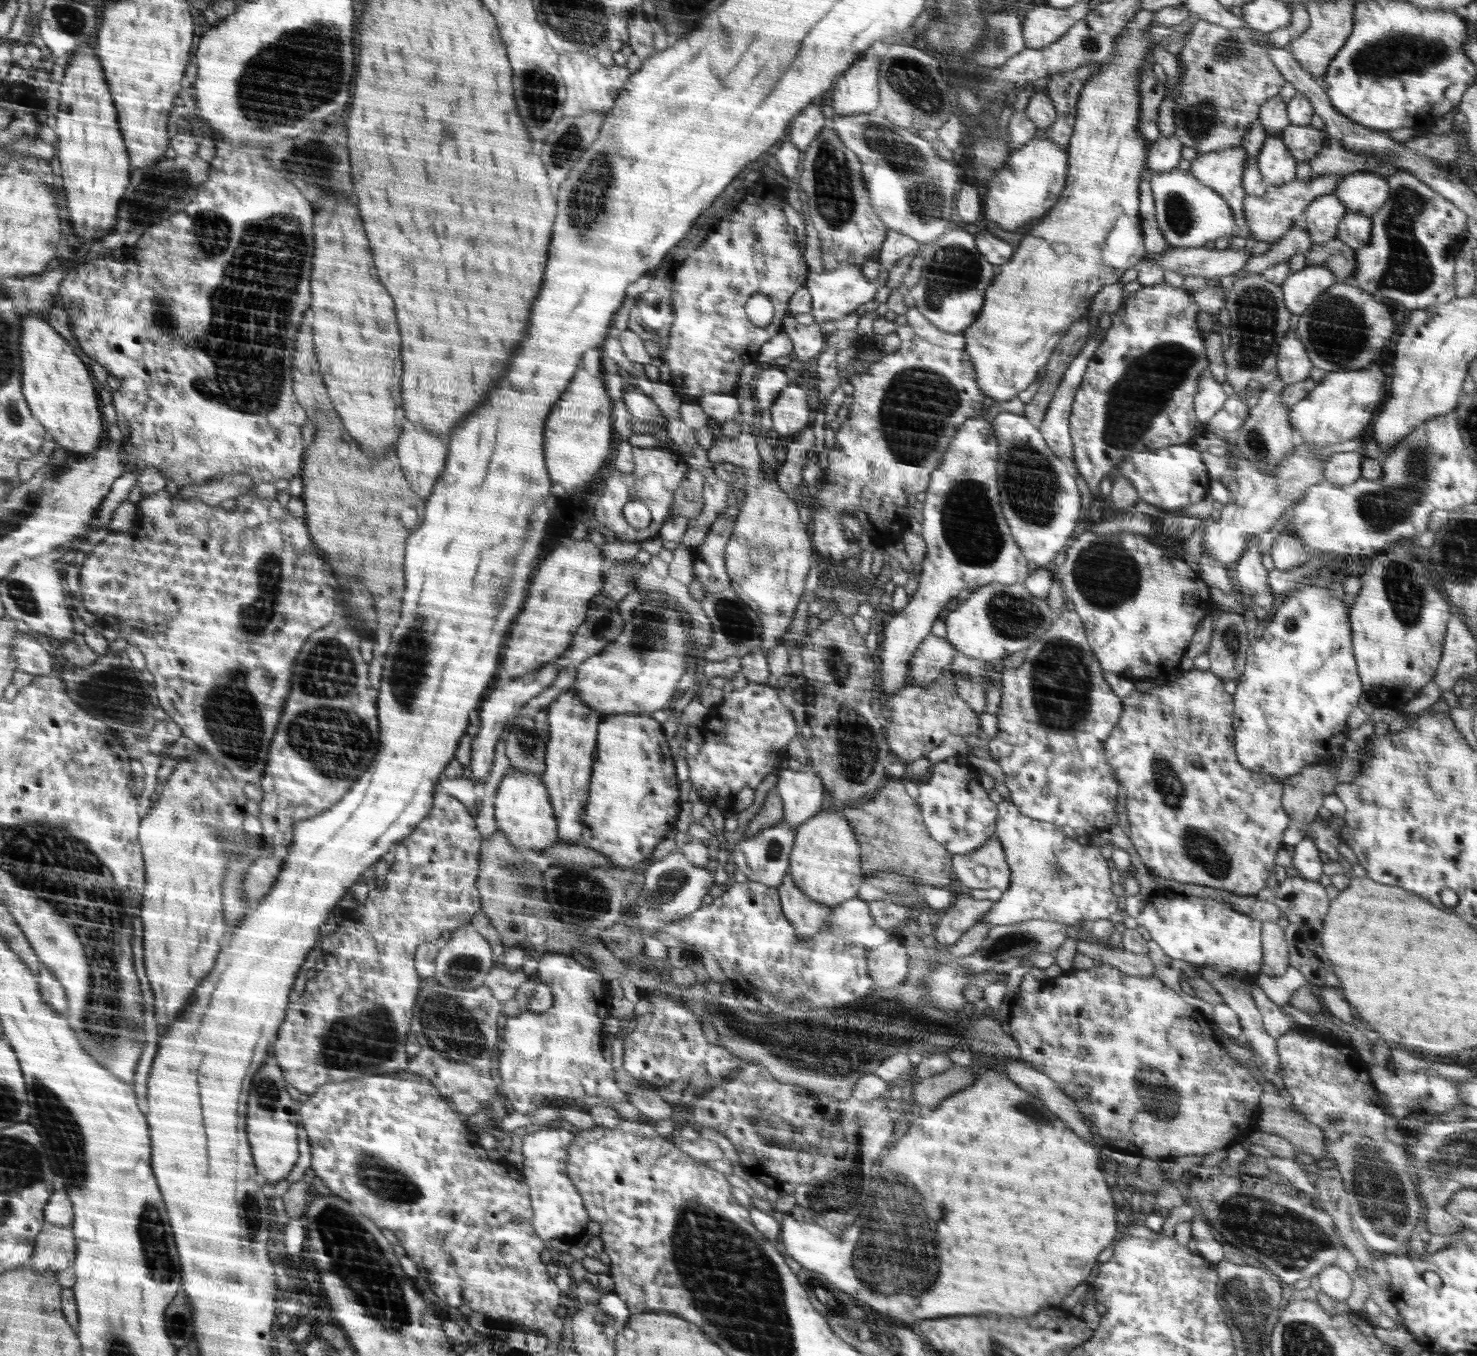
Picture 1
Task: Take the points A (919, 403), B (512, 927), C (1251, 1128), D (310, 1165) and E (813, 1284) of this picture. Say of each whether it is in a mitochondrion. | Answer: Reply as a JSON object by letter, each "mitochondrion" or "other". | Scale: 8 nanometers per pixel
{"A":"mitochondrion","B":"mitochondrion","C":"other","D":"other","E":"mitochondrion"}

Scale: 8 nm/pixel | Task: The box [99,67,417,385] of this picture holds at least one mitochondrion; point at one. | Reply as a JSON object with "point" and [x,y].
{"point":[156,190]}

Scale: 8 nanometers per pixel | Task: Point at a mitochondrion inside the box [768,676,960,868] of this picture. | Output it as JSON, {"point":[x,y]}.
{"point":[856,751]}

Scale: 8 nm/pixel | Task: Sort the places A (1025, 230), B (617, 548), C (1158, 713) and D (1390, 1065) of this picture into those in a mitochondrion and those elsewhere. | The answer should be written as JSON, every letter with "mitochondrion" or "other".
{"A":"other","B":"other","C":"other","D":"other"}

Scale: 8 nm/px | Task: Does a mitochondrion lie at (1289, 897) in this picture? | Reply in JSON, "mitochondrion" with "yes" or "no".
{"mitochondrion":"no"}

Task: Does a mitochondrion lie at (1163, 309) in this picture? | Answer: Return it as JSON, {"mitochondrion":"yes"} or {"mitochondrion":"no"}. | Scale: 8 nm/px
{"mitochondrion":"no"}

